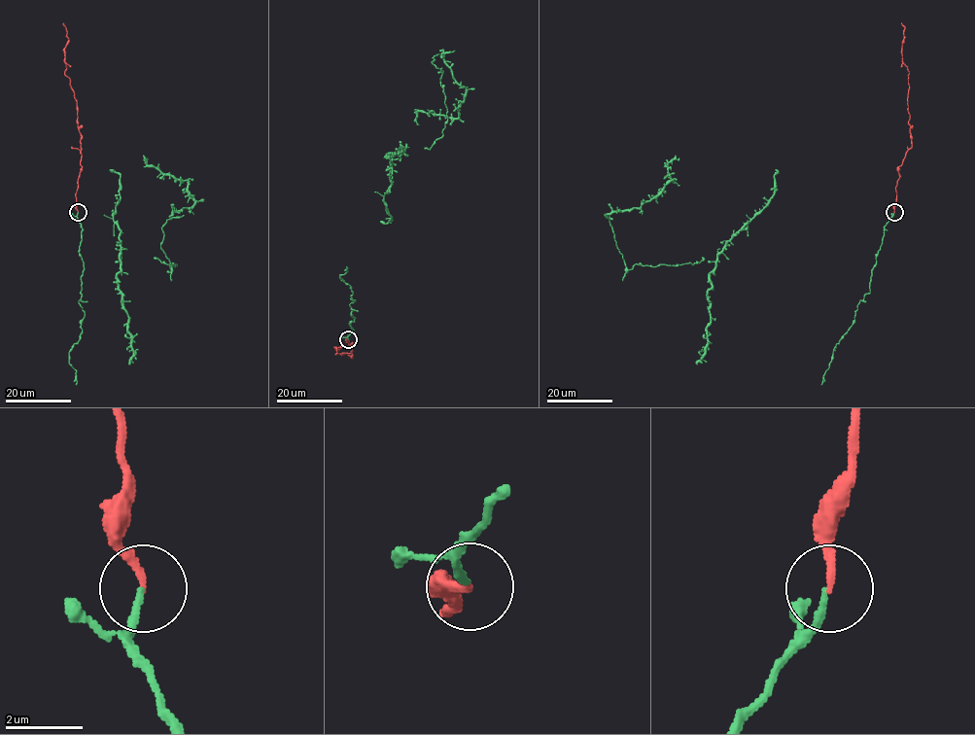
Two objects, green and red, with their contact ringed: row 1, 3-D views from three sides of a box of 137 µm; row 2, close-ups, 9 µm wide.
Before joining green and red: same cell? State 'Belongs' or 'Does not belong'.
Belongs

